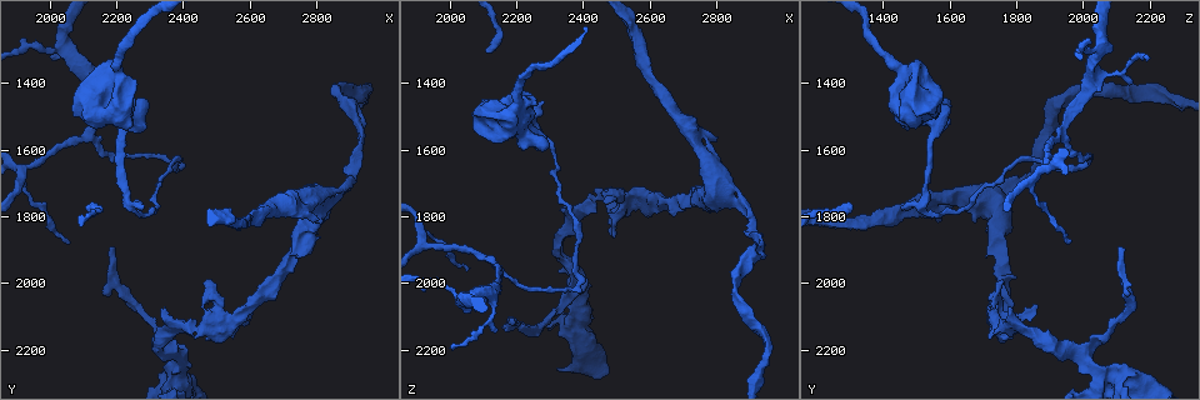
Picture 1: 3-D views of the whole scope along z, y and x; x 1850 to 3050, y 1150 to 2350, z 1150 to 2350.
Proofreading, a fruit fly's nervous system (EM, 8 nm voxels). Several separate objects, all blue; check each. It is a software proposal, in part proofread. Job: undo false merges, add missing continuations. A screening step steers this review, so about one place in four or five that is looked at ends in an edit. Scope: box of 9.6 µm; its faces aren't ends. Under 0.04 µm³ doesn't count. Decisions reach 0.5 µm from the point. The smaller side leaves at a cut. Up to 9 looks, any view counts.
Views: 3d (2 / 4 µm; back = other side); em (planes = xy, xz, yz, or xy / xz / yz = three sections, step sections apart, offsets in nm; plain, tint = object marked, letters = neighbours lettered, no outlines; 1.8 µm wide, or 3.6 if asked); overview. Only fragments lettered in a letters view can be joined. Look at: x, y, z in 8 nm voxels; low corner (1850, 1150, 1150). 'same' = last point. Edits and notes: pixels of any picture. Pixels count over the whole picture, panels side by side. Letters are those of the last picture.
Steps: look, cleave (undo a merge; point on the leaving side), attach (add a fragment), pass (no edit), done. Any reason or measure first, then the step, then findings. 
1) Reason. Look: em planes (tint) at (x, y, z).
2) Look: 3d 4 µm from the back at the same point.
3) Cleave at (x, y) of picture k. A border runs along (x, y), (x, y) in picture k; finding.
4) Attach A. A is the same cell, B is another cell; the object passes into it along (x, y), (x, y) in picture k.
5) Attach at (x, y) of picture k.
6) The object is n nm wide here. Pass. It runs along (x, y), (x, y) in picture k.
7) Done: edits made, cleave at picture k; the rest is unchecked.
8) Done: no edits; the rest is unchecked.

An open end. Look: em planes (letters) at (2330, 2080, 1770).

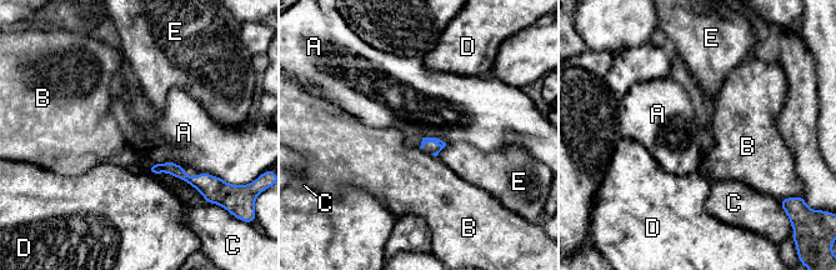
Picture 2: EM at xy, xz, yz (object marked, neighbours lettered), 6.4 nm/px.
Pass. A, B, C, D and E are other cells; a border runs along (185, 166), (153, 163), (148, 171) in picture 2; none of them fits.

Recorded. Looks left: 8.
A fork. Look: em planes (letters) at (2840, 1760, 1750).

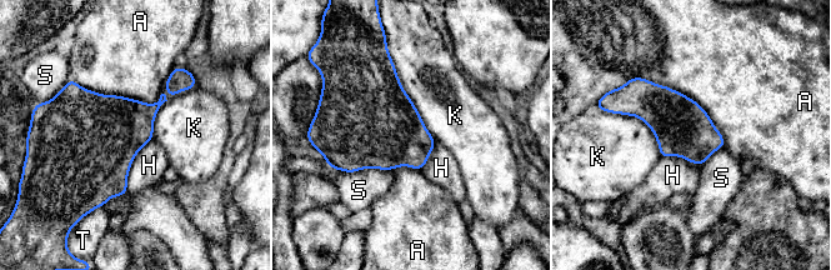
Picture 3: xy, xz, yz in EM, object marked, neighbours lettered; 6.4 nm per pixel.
The object is 360 nm wide here. Pass. A, H, K, S and T are other cells; a border runs along (151, 139), (131, 164), (125, 194) in picture 3; continuous, no second cell.

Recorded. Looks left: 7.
Sharp bend. Look: 3d 4 µm from the back at (2390, 2270, 2070).

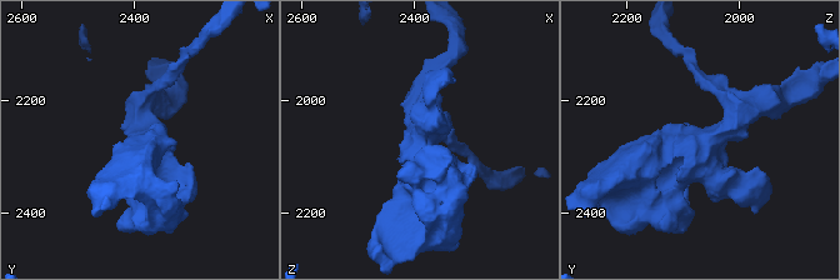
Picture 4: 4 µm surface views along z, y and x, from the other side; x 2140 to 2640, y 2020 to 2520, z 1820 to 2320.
Look: em xz step 8 (tint) at (2390, 2285, 2070).

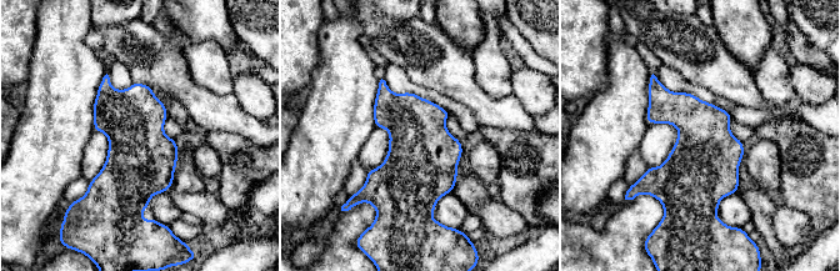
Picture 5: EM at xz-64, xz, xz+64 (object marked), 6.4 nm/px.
Look: em planes (letters) at the same point.

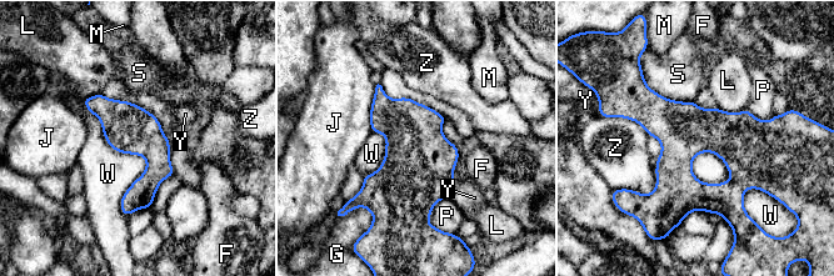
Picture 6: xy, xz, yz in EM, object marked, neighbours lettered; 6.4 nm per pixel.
Pass. F, G, J, L, M, P, S, W, Y and Z are other cells; it runs along (627, 114), (772, 134) in picture 6; all the same cell.

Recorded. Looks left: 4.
Sharp bend. Look: 3d 2 µm at (2380, 1650, 2010).

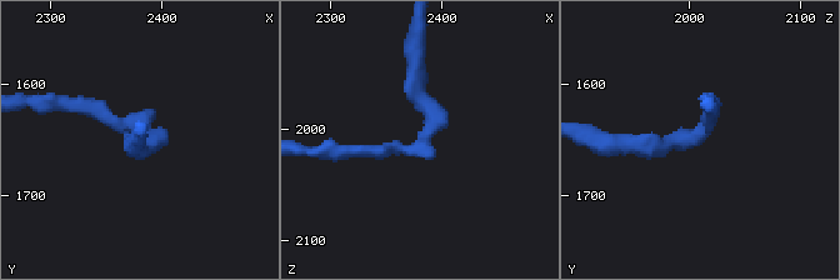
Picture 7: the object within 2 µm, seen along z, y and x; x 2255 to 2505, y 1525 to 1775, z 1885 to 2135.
Shape alone is not enough. Look: em xy step 8 (plain) at (2388, 1646, 2006).

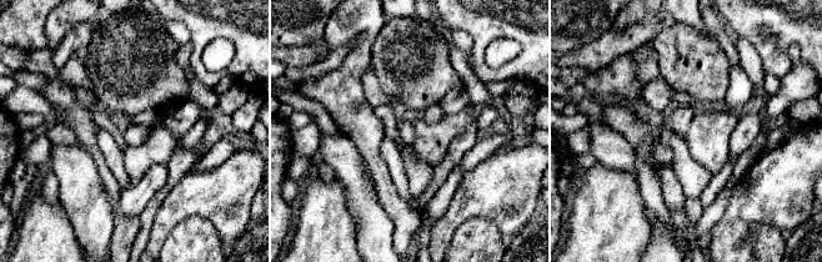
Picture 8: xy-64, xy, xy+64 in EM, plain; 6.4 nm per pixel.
What lies round it. Look: em xy step 8 (letters) at the same point.

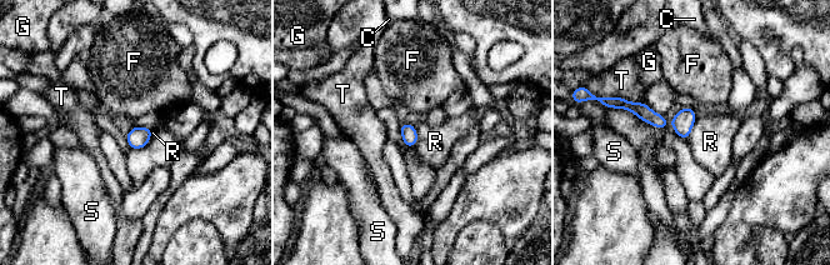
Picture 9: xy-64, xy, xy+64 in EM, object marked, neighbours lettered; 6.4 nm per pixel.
Pass. C, F, G, R, S and T are other cells; a border runs along (696, 118), (686, 140) in picture 9; one cell here.

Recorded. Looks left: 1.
Done: no edits; the rest is unchecked.

